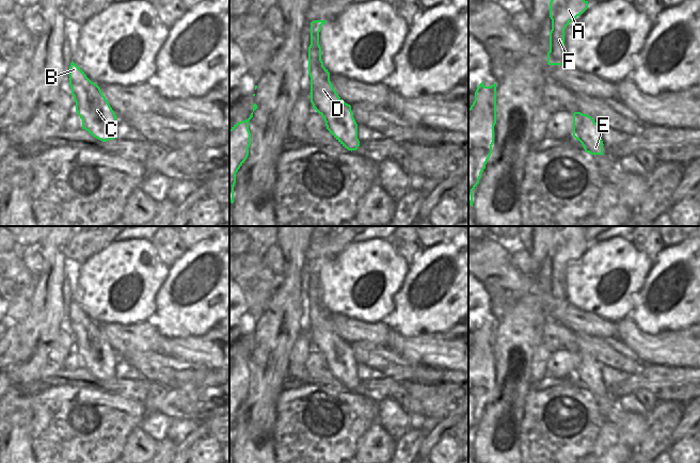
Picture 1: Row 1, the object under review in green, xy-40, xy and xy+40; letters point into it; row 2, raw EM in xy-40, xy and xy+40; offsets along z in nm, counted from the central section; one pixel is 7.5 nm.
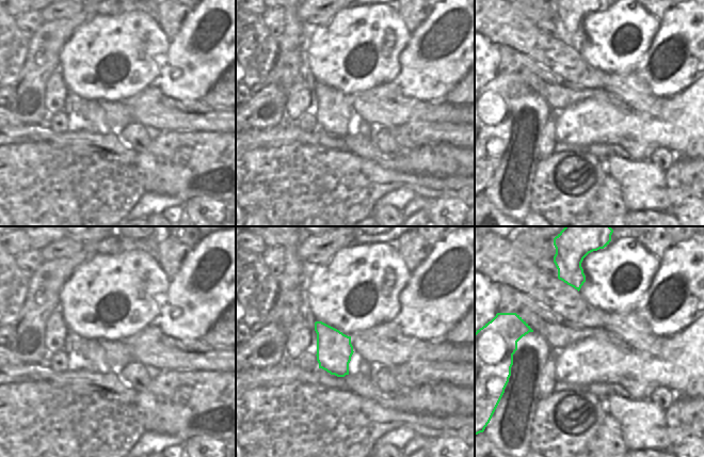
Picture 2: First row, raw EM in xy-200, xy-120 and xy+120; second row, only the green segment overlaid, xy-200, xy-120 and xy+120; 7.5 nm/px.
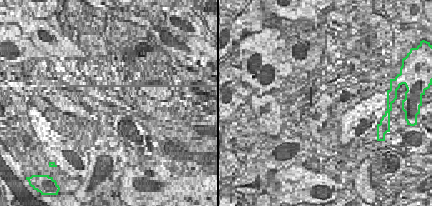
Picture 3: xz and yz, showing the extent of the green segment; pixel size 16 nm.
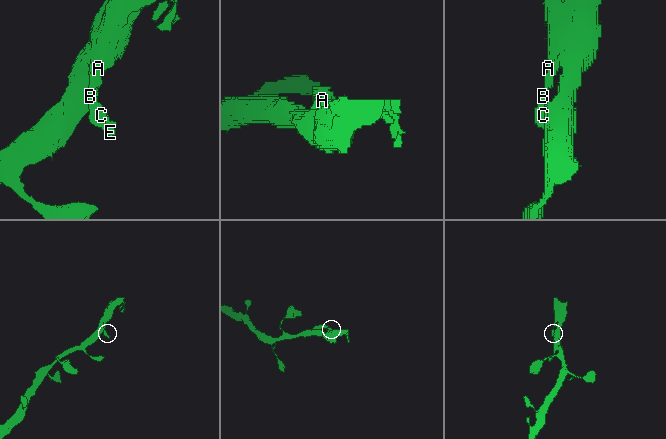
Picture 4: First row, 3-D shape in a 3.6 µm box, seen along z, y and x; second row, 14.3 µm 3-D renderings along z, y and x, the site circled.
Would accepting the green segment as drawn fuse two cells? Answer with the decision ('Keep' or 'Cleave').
Keep

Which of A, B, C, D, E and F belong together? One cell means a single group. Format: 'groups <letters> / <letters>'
groups A B C D E F

